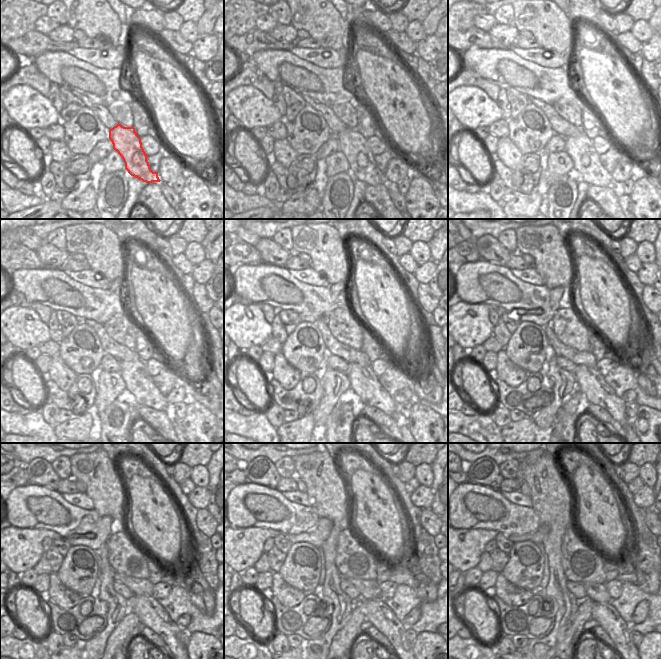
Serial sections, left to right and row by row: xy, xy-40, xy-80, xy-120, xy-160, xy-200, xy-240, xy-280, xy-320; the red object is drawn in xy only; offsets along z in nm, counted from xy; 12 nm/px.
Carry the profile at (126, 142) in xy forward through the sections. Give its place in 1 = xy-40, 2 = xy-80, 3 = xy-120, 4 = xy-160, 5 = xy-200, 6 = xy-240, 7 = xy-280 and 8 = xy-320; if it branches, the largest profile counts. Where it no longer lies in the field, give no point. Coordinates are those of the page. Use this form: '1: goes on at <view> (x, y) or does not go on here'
1: goes on at xy-40 (352, 143)
2: goes on at xy-80 (581, 150)
3: goes on at xy-120 (139, 382)
4: goes on at xy-160 (363, 380)
5: goes on at xy-200 (590, 381)
6: goes on at xy-240 (152, 614)
7: goes on at xy-280 (382, 617)
8: goes on at xy-320 (607, 616)

